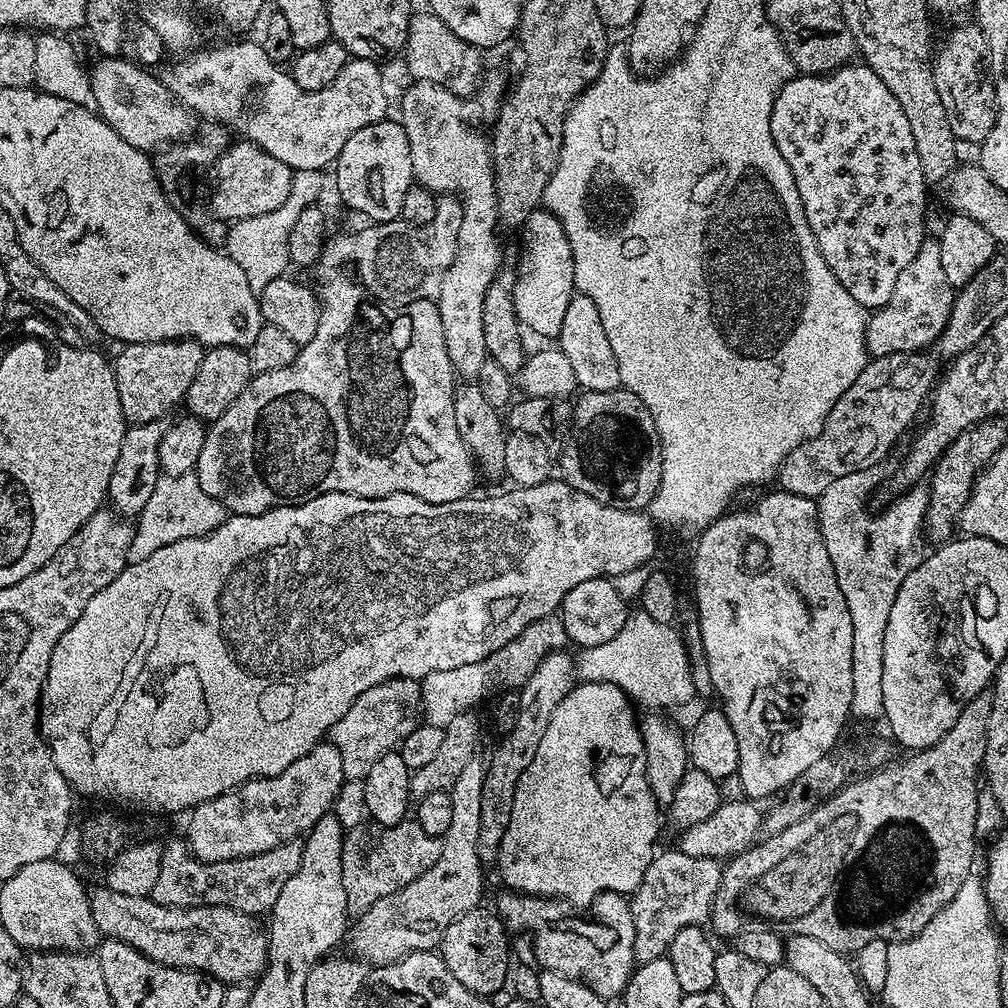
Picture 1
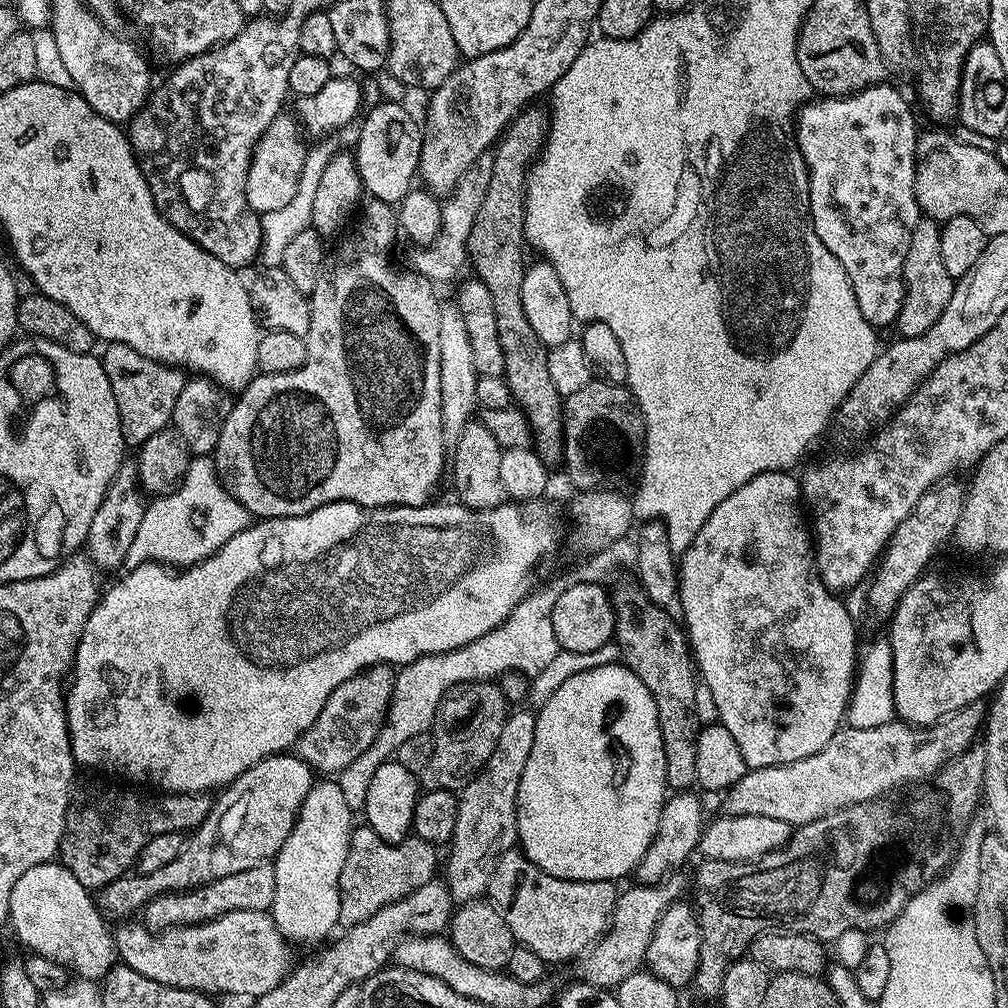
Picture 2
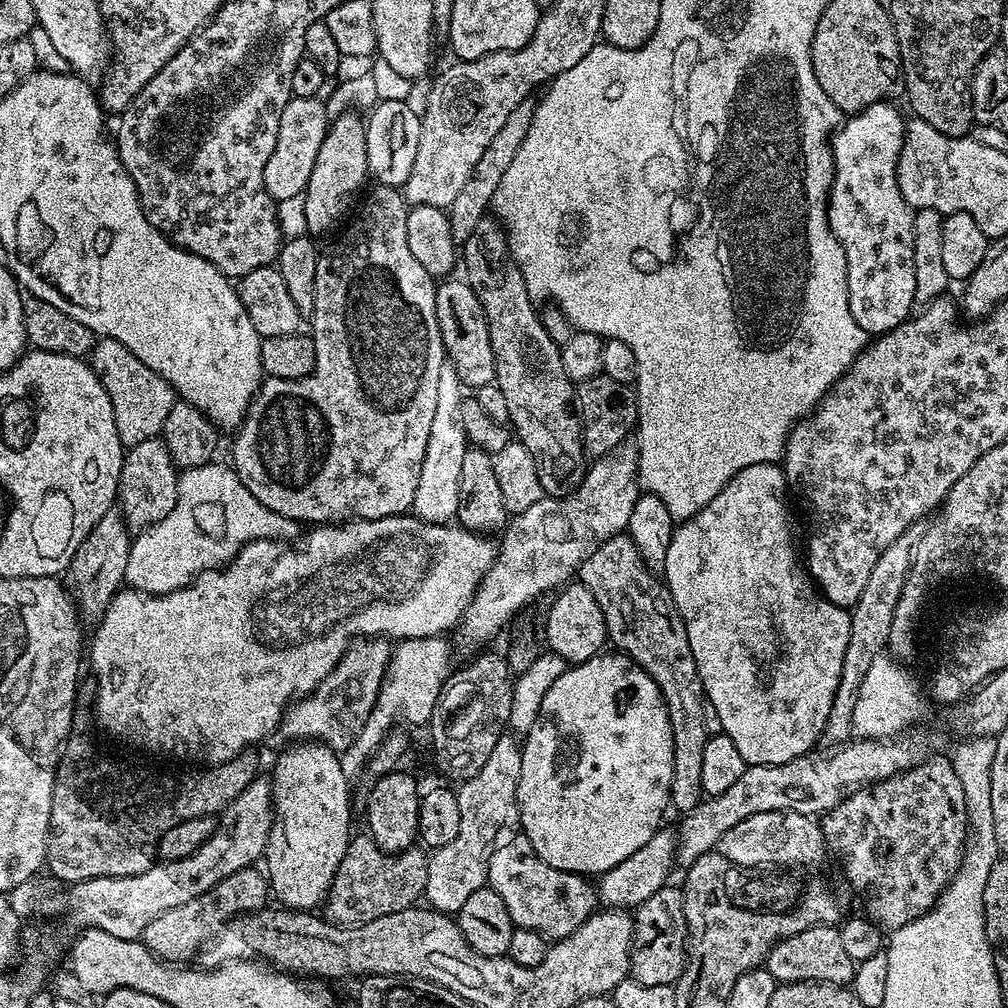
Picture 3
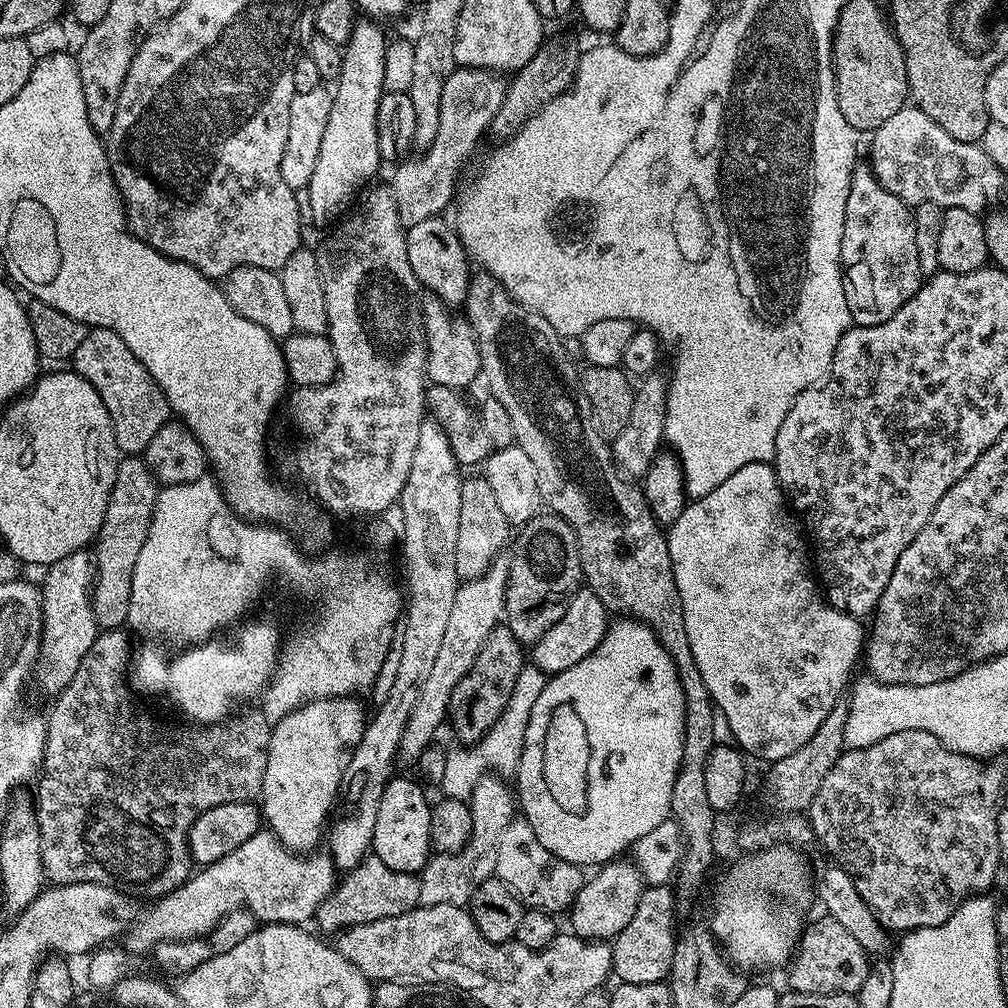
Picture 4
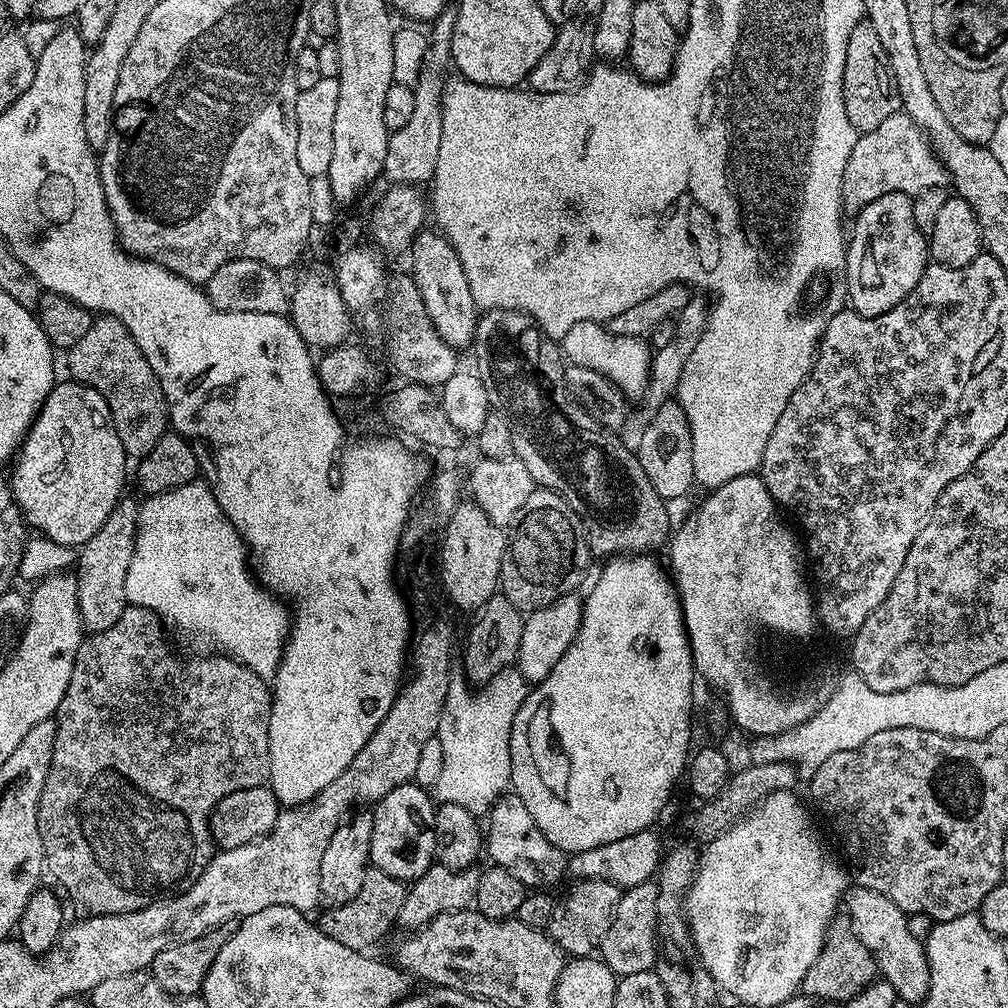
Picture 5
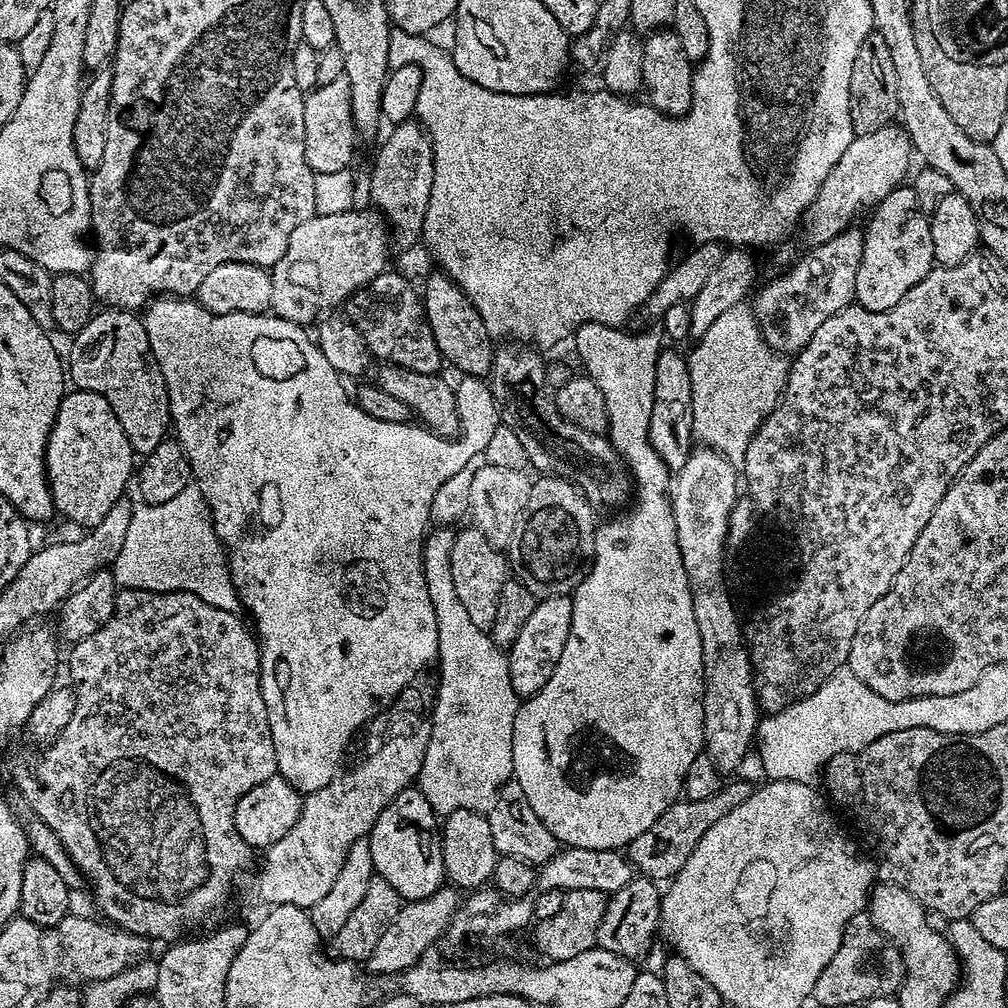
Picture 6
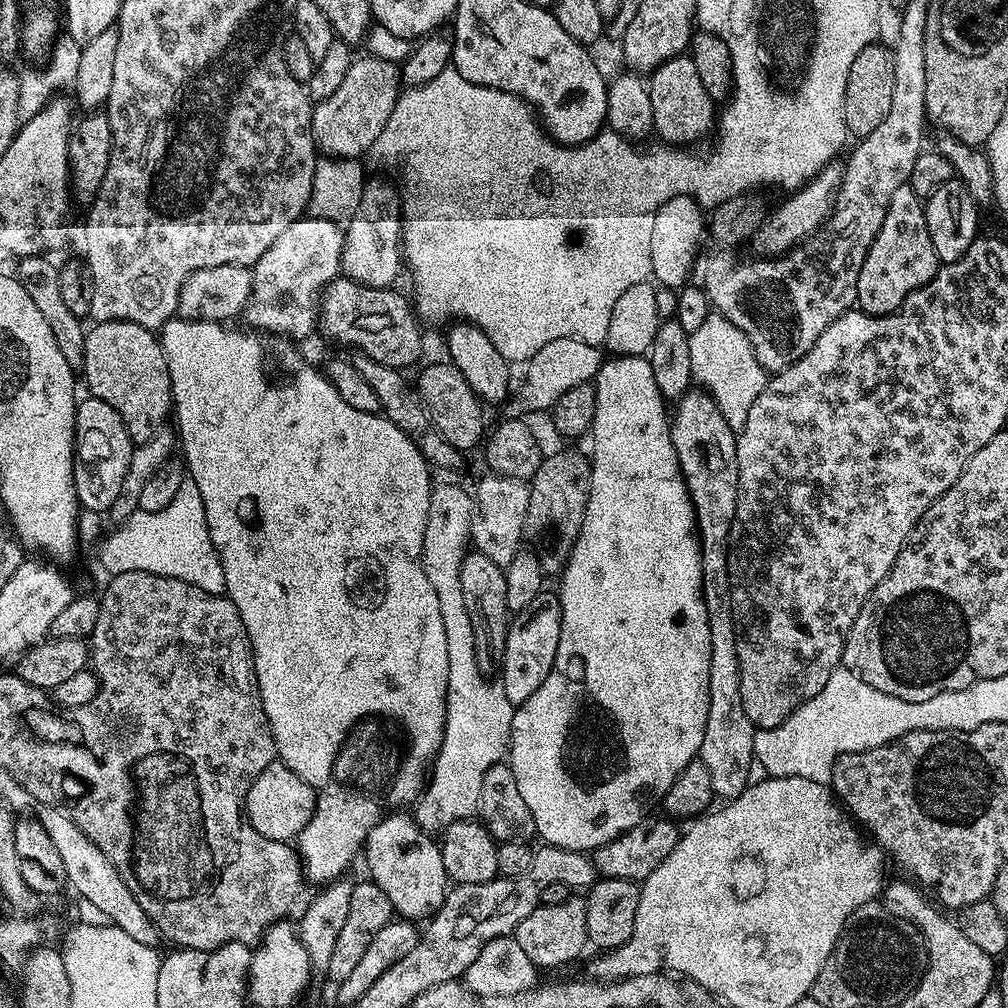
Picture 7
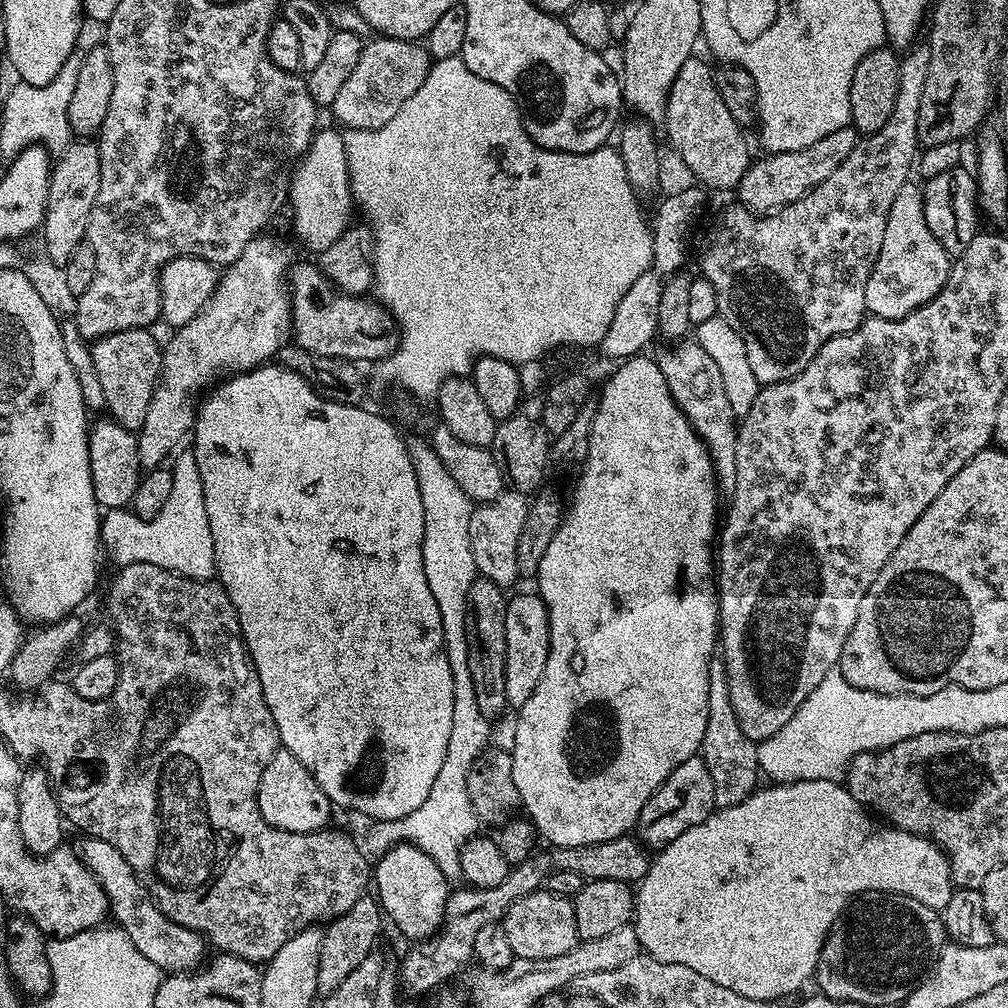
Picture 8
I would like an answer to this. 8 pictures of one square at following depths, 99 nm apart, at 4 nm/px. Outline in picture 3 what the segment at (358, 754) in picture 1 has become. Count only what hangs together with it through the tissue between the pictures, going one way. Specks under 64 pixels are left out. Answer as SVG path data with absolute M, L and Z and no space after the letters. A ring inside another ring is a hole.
M360 638L350 644L316 691L289 705L280 720L278 736L288 740L284 742L315 738L334 752L343 753L361 735L373 710L391 649L391 643L384 638Z

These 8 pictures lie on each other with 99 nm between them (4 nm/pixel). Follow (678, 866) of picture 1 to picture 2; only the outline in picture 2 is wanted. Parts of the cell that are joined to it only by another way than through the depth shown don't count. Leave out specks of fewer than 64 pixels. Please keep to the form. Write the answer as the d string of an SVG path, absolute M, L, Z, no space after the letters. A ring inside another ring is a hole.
M672 874L659 884L646 884L628 888L616 898L616 909L610 917L610 927L590 951L579 961L579 979L586 984L599 988L615 989L630 974L641 971L645 967L646 946L650 946L650 938L654 934L654 926L658 926L658 918L670 905L677 903L684 892L684 880L680 874Z

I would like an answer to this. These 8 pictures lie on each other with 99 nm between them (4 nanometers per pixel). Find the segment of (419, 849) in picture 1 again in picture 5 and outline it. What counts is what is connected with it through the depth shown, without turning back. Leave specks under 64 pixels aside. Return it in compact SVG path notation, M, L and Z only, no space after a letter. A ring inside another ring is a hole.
M369 867L366 878L362 878L362 890L358 890L350 902L325 907L318 926L322 934L334 938L334 942L342 942L342 946L350 946L350 950L368 952L391 930L392 924L394 928L399 921L405 891L405 881L395 880L390 874Z

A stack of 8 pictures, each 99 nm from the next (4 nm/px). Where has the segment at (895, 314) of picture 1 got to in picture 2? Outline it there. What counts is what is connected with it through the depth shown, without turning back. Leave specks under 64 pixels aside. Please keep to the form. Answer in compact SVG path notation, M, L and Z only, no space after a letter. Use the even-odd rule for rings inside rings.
M922 218L914 226L914 234L910 234L910 250L906 250L904 263L904 301L898 314L894 328L901 337L924 336L938 318L942 318L942 310L950 302L950 294L954 277L942 263L941 225L931 218Z

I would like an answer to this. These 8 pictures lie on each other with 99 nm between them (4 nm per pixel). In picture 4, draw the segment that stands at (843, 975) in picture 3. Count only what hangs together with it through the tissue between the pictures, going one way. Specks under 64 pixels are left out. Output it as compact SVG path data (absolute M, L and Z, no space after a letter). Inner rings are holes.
M820 914L816 921L809 923L800 934L800 942L787 965L787 987L794 992L815 996L839 996L859 993L866 982L870 967L869 953L849 934L834 917Z

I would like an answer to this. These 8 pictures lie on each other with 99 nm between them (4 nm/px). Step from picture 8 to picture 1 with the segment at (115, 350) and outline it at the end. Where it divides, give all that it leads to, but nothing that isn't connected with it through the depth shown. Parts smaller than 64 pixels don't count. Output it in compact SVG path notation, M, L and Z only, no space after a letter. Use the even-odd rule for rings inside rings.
M185 338L183 340L163 340L162 342L142 342L126 344L119 349L112 364L112 372L118 382L118 402L122 402L122 414L129 425L145 424L163 420L176 407L184 404L184 396L202 366L205 345Z

